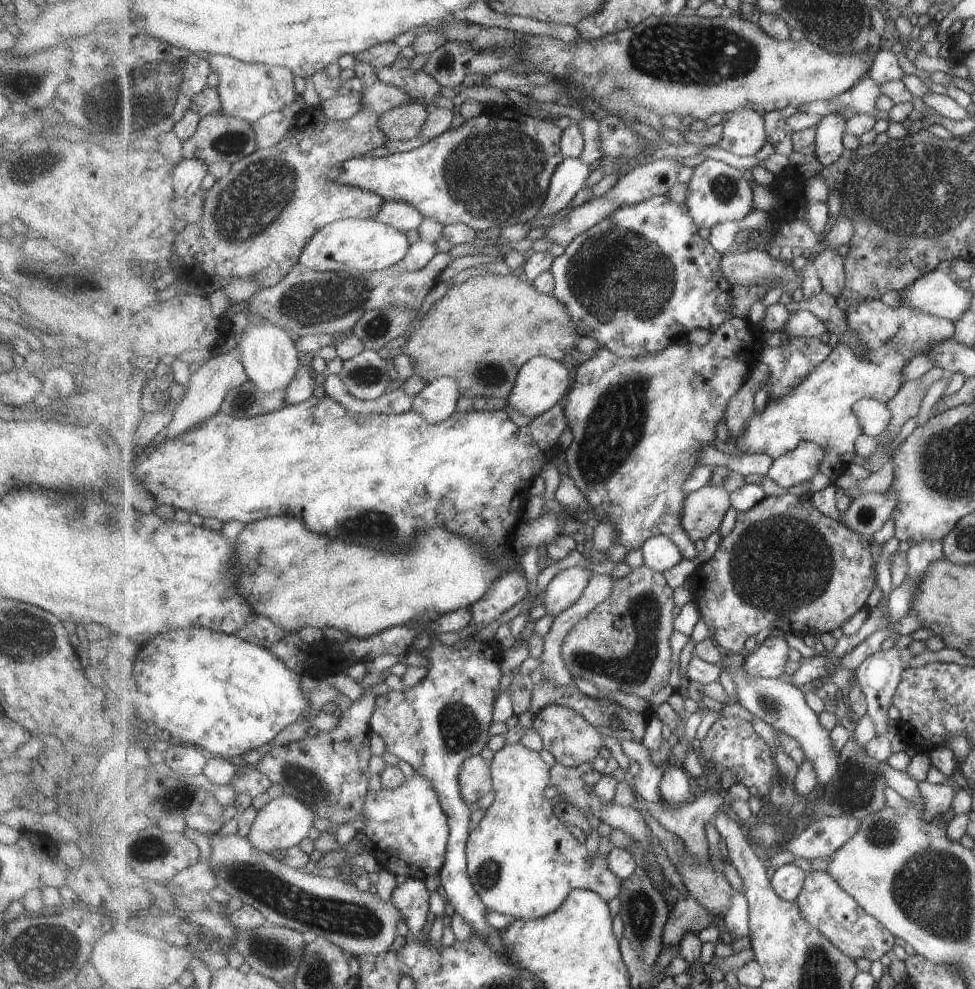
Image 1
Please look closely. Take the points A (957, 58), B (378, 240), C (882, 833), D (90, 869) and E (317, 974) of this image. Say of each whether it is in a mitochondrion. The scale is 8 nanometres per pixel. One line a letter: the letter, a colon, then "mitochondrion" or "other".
A: other
B: other
C: mitochondrion
D: other
E: mitochondrion

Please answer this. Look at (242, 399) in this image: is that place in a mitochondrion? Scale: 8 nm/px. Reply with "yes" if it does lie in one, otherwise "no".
yes

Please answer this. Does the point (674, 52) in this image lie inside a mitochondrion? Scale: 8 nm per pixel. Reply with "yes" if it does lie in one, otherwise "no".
yes

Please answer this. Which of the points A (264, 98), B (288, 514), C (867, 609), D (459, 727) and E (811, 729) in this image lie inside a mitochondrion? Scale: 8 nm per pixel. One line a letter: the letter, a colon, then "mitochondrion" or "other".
A: other
B: other
C: other
D: mitochondrion
E: other

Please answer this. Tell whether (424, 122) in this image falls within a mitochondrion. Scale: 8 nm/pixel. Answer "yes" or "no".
no

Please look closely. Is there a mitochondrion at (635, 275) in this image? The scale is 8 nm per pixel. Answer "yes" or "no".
yes

